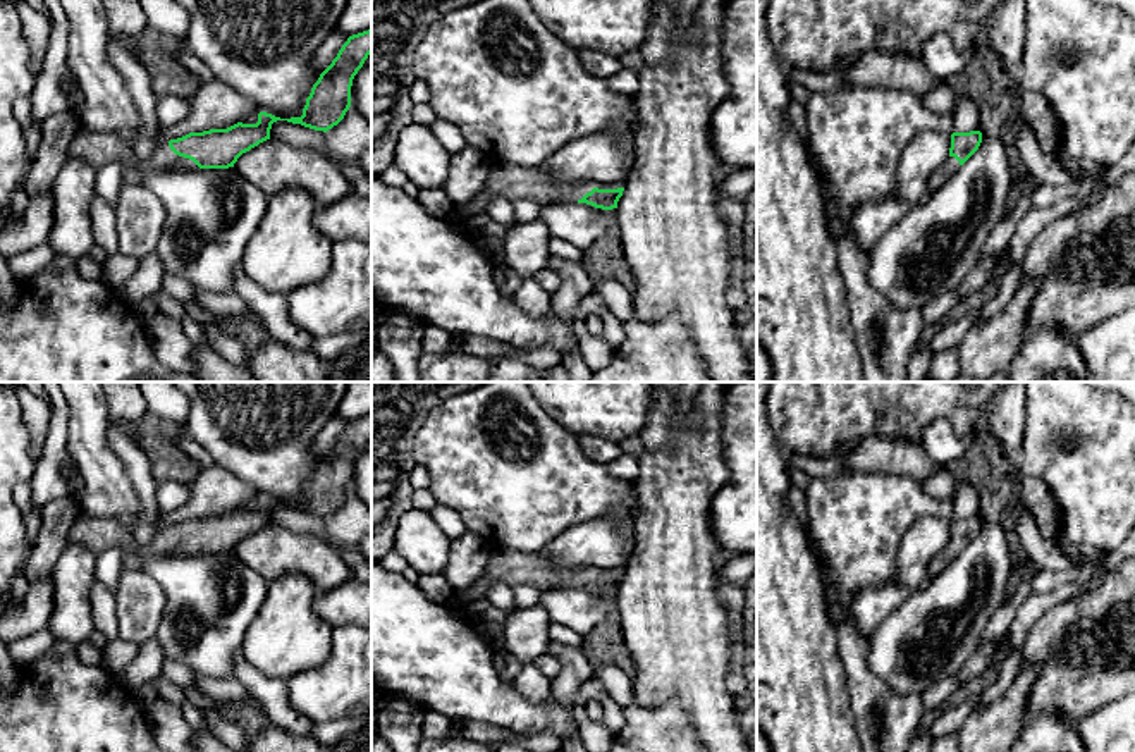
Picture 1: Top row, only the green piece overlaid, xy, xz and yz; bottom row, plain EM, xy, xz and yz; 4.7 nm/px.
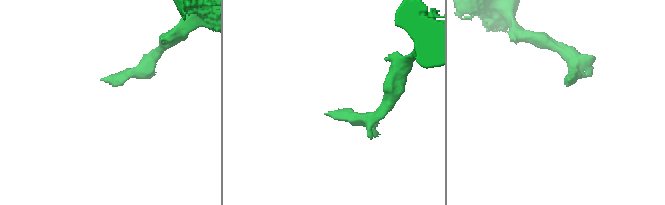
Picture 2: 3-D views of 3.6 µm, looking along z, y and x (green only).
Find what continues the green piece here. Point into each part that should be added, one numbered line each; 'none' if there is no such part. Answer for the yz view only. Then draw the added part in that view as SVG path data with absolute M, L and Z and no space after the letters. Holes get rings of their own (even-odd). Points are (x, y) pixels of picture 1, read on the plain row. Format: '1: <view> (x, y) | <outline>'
1: yz (950, 551) | M954 542L946 544L929 564L927 580L934 578L942 568L946 568L958 554L960 547Z

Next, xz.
1: xz (511, 567) | M492 549L483 576L468 590L452 592L451 599L466 607L471 601L485 597L494 582L506 585L530 583L538 590L578 587L593 573L617 575L624 570L600 570L580 566L552 566L540 559L535 552L523 552L512 549Z

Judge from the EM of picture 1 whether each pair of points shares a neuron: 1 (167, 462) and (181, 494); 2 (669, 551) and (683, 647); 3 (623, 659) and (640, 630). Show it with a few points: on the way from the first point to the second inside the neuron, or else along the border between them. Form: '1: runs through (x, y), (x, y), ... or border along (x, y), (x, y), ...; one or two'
1: border along (159, 482), (177, 480), (188, 486); two
2: runs through (671, 575), (671, 616), (674, 623); one
3: border along (618, 618), (623, 641), (635, 665), (633, 677); two

